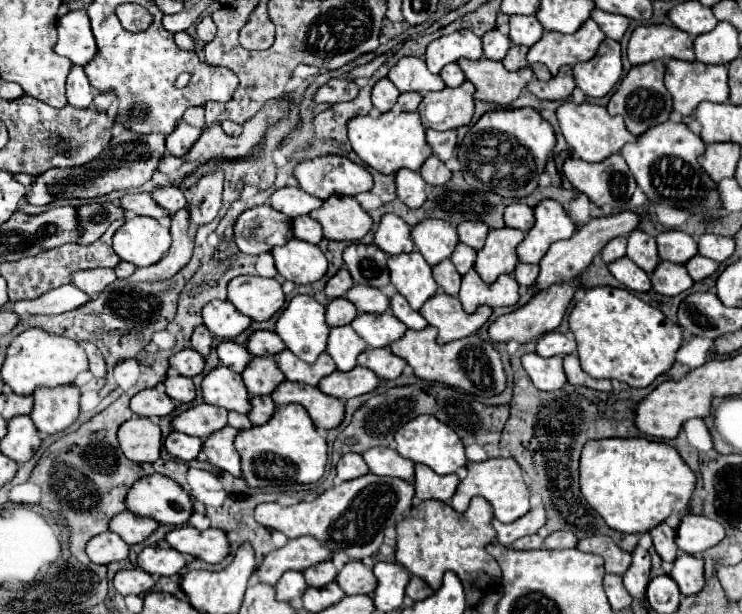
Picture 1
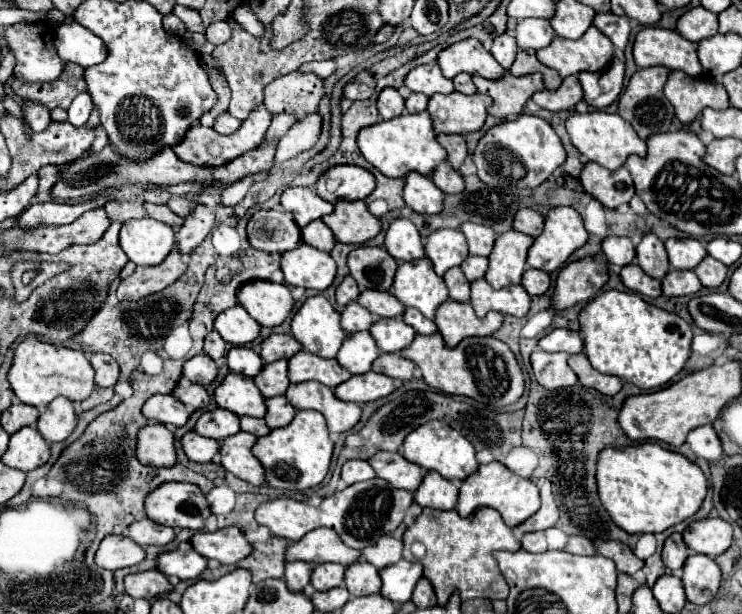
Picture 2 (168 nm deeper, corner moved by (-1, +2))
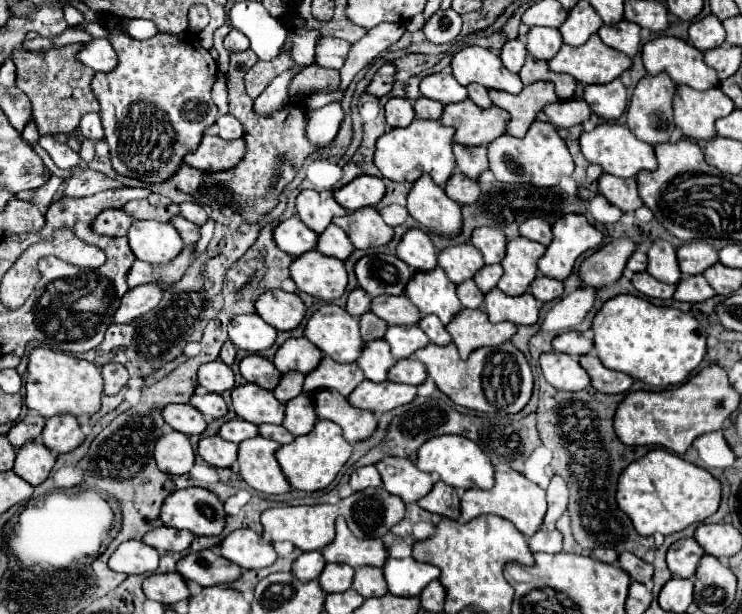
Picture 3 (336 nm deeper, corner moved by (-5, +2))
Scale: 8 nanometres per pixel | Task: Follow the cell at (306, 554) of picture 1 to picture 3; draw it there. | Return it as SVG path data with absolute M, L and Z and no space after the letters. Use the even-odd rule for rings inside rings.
M343 518L337 522L337 536L335 542L325 546L321 550L327 562L339 562L339 564L349 564L353 568L361 566L377 566L383 568L387 556L387 548L381 538L357 538L353 532L347 528Z

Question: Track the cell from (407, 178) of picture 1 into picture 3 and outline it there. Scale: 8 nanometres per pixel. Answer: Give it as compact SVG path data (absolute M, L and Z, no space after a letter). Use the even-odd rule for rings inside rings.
M427 174L413 184L407 196L407 210L419 224L435 234L445 238L455 238L461 234L461 206L453 202L441 186L435 186Z

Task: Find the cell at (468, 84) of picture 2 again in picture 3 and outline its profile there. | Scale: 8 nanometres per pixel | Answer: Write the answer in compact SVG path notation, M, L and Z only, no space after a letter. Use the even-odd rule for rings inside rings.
M471 84L471 86L467 86L467 92L469 92L469 98L471 98L477 106L481 106L481 108L491 108L491 106L493 106L493 102L491 102L491 98L489 98L489 90L487 90L485 86Z

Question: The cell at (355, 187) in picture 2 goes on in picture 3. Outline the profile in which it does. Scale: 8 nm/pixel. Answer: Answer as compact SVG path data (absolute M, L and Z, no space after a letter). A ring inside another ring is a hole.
M363 176L335 190L333 196L343 208L353 212L365 206L377 206L385 196L385 184L375 176Z

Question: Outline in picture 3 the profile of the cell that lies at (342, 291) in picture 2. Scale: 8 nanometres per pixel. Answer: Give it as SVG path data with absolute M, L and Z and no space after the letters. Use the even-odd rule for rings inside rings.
M355 288L355 290L349 294L349 298L347 298L347 312L349 312L351 316L359 318L359 316L363 316L363 314L369 312L369 310L371 310L371 296L369 296L365 290Z

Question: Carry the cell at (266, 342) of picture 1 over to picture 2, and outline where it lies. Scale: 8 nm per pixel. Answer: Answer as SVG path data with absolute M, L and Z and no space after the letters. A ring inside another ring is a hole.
M271 334L261 342L261 358L263 362L275 362L279 358L289 360L291 354L299 352L301 344L291 334Z

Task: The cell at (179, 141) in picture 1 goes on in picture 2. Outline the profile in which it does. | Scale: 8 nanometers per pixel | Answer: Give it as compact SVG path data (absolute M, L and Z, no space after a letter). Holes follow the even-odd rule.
M265 106L255 108L255 110L249 114L249 118L241 124L241 128L239 128L235 134L229 134L229 136L219 136L213 128L205 128L205 126L193 124L193 126L185 132L183 140L173 146L173 152L175 152L183 162L191 162L191 164L197 164L197 166L207 166L207 164L211 164L211 166L221 166L221 164L227 164L227 162L231 162L233 158L245 154L247 150L257 148L259 142L263 140L263 134L265 134L267 128L269 128L269 124L271 124L271 114L265 110Z

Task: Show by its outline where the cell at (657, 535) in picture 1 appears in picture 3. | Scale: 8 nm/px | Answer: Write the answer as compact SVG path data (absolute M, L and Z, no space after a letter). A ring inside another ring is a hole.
M683 538L683 540L675 542L667 552L669 570L677 578L693 578L703 554L705 554L705 550L697 544L695 538Z

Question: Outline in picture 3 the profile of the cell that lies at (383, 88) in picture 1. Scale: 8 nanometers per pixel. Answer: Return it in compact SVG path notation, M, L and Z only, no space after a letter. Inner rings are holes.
M391 98L385 104L385 118L387 118L387 124L391 128L405 128L415 118L413 104L409 100L405 100L405 98Z

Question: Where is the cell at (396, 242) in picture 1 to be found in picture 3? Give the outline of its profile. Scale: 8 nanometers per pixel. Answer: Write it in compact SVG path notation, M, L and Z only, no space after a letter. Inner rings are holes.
M409 230L403 240L397 246L397 256L409 264L411 268L417 268L417 272L429 272L437 268L437 252L433 242L423 230Z

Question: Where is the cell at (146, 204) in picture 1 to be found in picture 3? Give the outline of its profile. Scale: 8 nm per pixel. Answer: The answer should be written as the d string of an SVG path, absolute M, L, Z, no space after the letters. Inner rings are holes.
M183 216L173 218L171 224L173 224L173 226L177 228L177 232L181 234L185 246L193 246L193 244L197 244L197 240L199 240L199 236L201 236L201 234L199 234L199 226L195 226L193 222L187 222Z

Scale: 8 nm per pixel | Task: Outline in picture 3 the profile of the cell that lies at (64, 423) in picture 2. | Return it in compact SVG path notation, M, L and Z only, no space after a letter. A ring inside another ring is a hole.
M61 414L47 420L41 440L49 450L57 454L65 454L81 446L85 440L85 434L81 432L77 418L71 418L69 414Z

